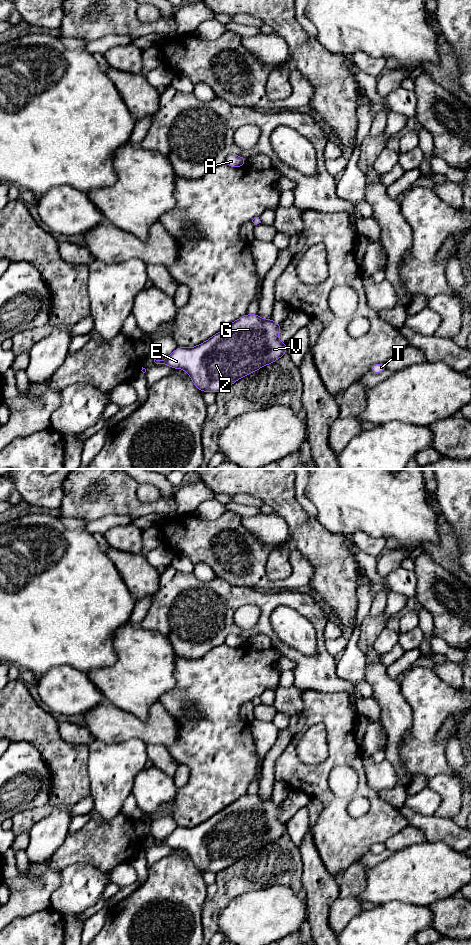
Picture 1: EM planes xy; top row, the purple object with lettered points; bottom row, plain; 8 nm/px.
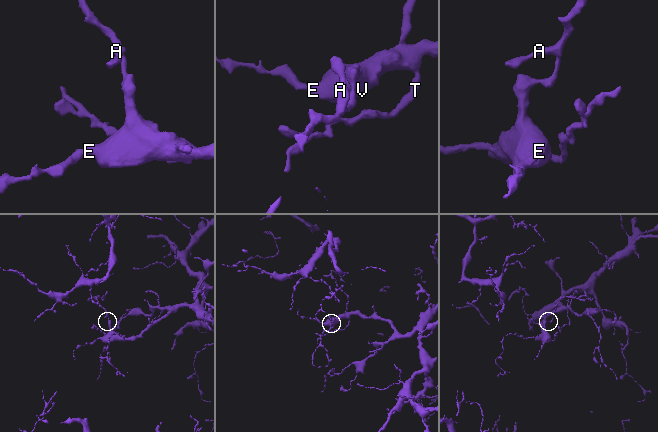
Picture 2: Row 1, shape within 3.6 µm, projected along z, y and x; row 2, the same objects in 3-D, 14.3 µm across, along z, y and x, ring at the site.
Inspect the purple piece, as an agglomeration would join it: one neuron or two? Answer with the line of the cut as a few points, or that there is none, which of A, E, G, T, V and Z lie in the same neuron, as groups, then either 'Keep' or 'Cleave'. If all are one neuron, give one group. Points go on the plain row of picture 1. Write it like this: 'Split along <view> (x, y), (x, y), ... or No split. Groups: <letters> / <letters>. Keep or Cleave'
No split. Groups: A E G T V Z. Keep

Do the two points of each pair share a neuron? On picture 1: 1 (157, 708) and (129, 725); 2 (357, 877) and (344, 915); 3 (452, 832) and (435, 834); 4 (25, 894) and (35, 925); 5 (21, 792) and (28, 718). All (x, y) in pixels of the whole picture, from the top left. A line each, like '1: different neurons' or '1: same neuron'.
1: same neuron
2: same neuron
3: same neuron
4: different neurons
5: different neurons

